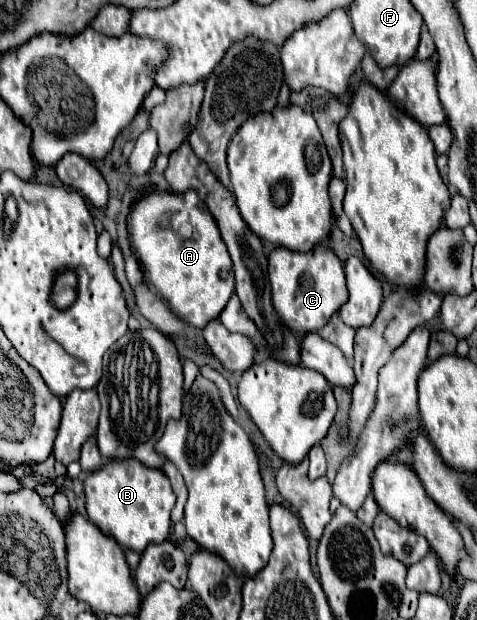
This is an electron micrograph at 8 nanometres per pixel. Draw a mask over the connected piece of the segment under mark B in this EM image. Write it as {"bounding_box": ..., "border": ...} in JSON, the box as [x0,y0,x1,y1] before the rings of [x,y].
{"bounding_box":[85,459,175,553],"border":[[[109,459],[101,469],[85,479],[85,505],[89,521],[99,527],[105,535],[111,535],[121,547],[133,549],[137,553],[145,551],[149,543],[161,543],[169,537],[171,529],[171,509],[175,505],[175,493],[169,479],[161,469],[145,467],[135,459]]]}

